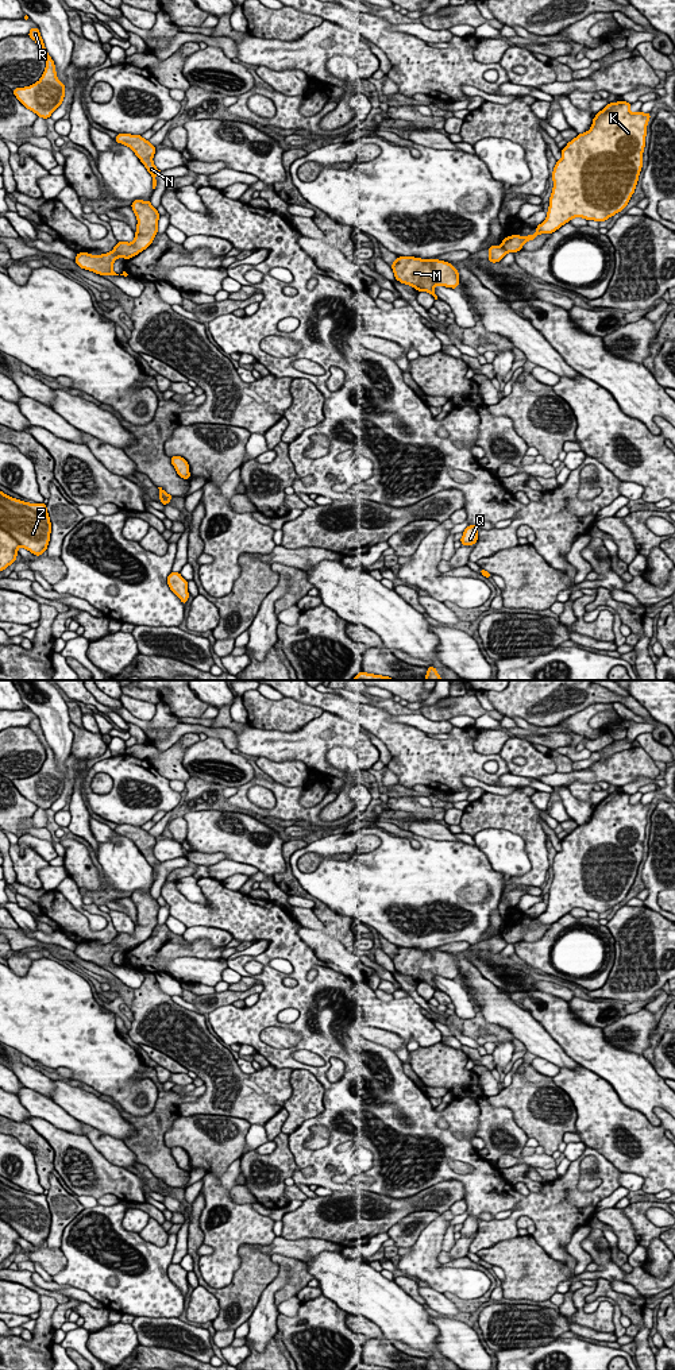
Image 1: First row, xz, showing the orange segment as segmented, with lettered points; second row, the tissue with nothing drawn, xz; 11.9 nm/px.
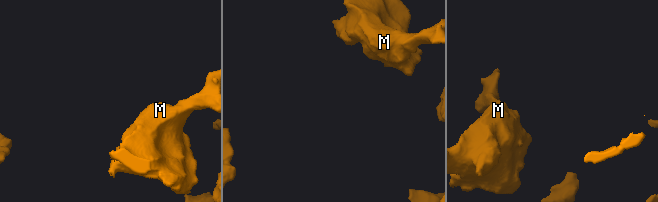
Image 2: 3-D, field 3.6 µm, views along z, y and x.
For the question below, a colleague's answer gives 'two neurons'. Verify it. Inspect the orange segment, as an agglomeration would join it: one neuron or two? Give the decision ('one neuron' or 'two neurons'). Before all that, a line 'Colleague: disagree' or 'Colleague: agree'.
Colleague: agree
two neurons

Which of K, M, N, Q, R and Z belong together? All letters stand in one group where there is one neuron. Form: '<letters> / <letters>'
K Q / M N R Z

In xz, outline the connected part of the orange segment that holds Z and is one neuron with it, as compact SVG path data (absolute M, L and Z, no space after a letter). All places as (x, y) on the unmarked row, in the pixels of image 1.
M0 1182L0 1220L35 1247L47 1240L51 1213L46 1195L30 1195Z

